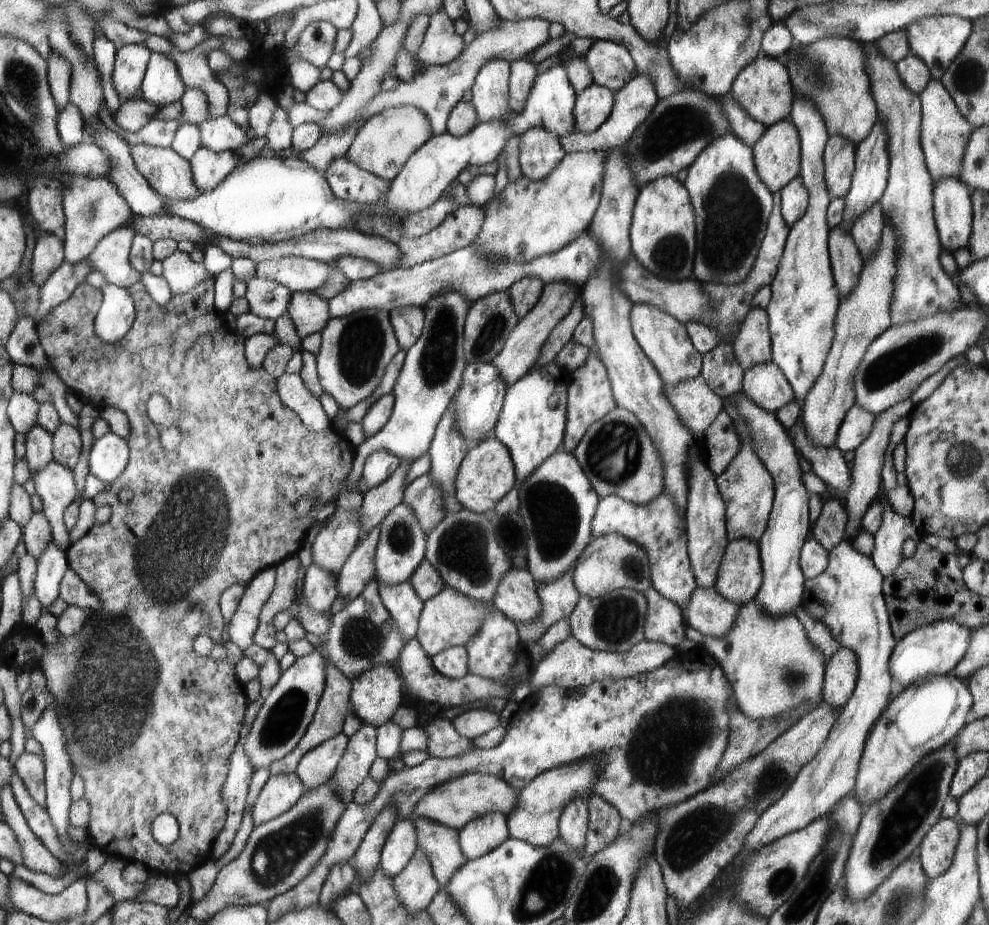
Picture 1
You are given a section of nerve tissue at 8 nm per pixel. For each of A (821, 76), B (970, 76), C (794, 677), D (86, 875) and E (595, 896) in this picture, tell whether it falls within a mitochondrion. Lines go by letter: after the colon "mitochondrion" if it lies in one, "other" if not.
A: mitochondrion
B: mitochondrion
C: mitochondrion
D: other
E: mitochondrion

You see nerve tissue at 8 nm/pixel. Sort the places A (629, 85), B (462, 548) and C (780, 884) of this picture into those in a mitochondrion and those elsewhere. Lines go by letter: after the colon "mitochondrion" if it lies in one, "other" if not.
A: other
B: mitochondrion
C: mitochondrion

